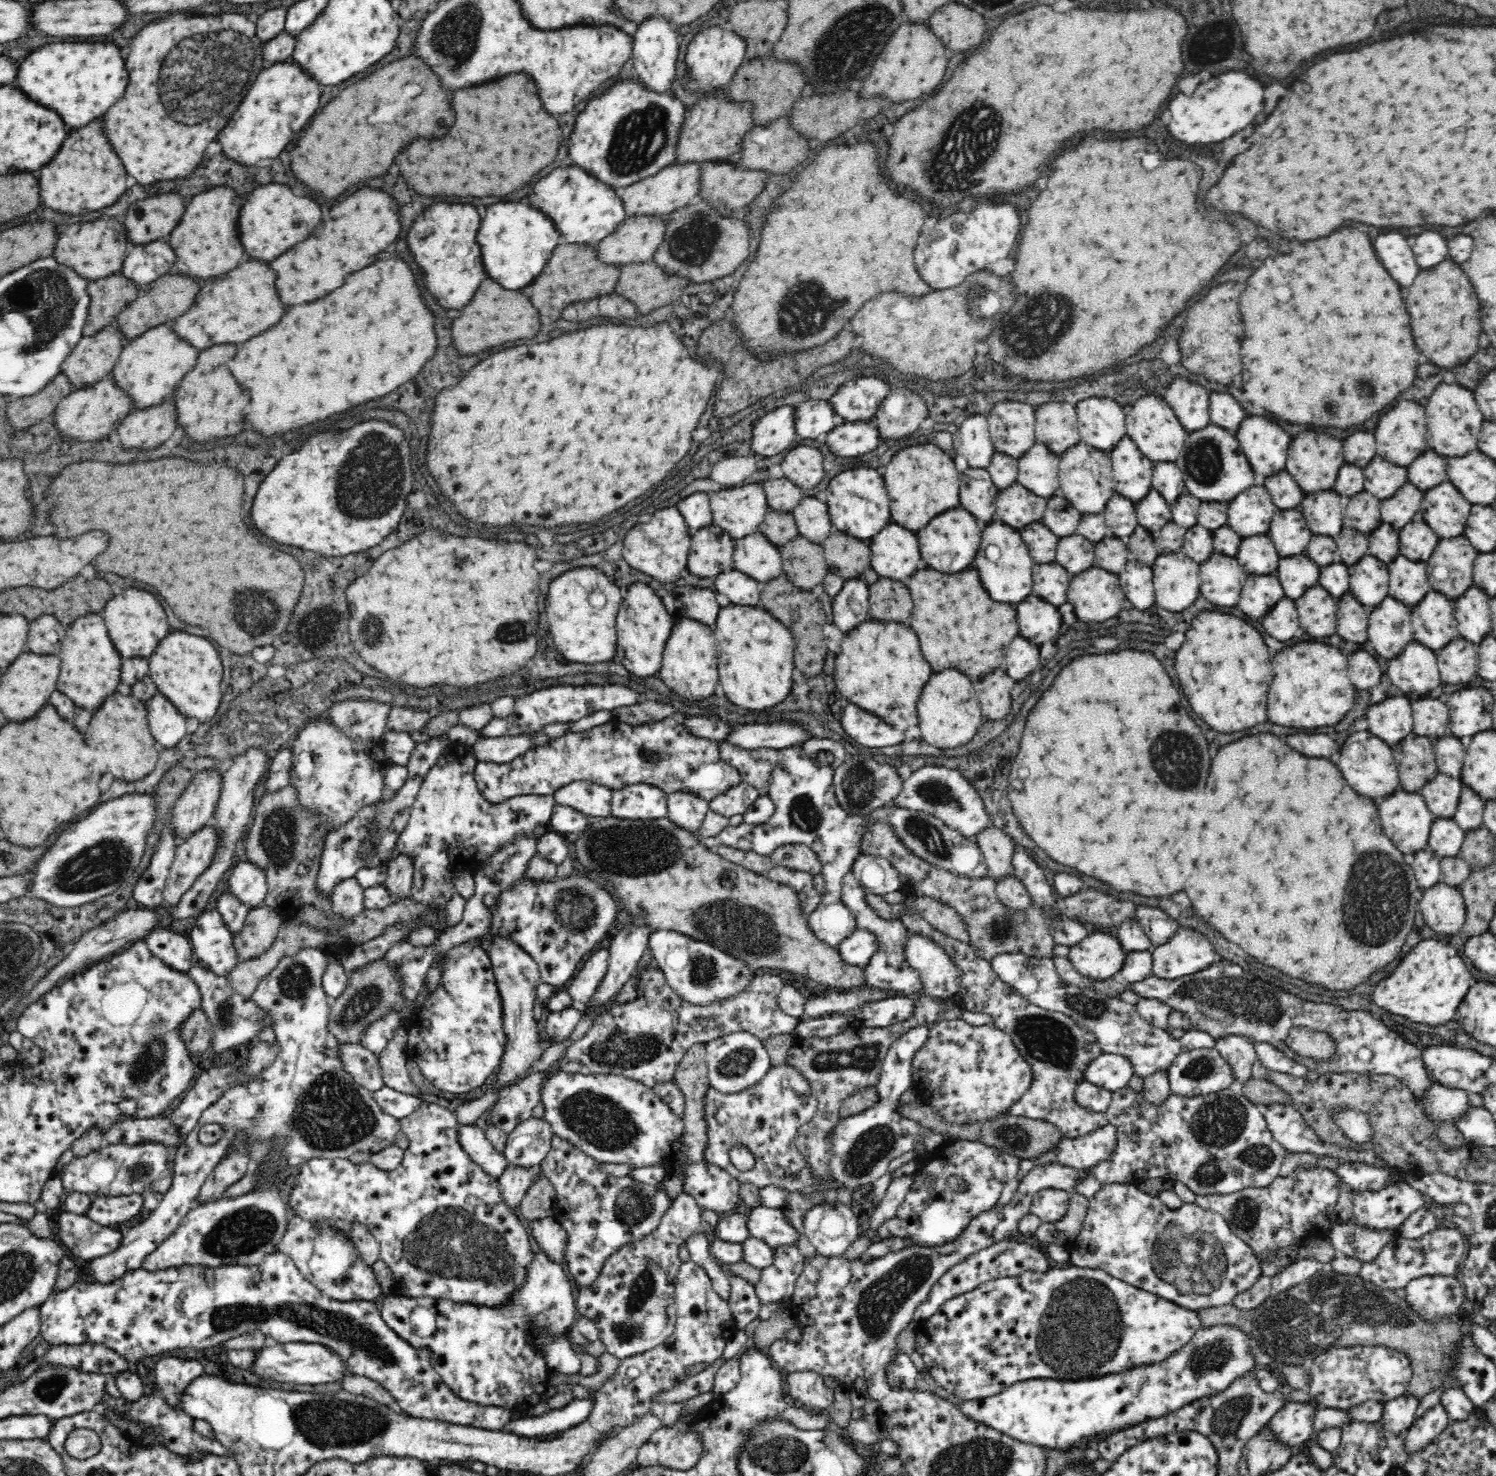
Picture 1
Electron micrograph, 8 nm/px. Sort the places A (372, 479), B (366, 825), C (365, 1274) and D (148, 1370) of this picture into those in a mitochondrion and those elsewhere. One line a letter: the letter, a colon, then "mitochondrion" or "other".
A: mitochondrion
B: mitochondrion
C: other
D: other

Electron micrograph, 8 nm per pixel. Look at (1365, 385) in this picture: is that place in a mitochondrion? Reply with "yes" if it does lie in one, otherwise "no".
yes

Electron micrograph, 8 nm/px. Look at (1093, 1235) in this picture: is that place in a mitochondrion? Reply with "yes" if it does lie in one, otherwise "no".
no

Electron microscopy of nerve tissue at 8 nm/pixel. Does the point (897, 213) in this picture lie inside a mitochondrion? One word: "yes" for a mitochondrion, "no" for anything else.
no

